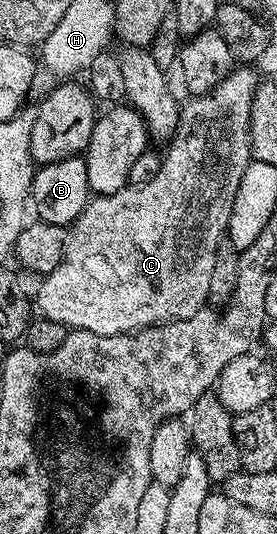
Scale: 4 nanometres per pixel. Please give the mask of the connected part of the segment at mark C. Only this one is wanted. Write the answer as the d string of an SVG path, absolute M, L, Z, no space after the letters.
M236 68L217 88L207 94L197 94L190 99L191 103L184 105L179 113L179 123L175 129L175 137L170 139L163 154L161 172L157 172L149 184L133 186L128 184L124 190L112 194L101 194L92 197L80 212L77 219L69 226L63 244L63 259L40 282L39 291L33 294L33 310L40 318L57 320L57 324L71 330L97 332L97 336L117 336L118 334L133 334L136 330L144 330L147 326L157 326L160 322L176 322L182 318L193 316L197 311L208 305L209 284L212 279L214 260L217 257L218 245L225 239L229 216L233 212L233 200L237 200L237 188L241 188L241 176L245 176L245 168L249 168L253 157L250 146L250 109L253 108L255 89L261 81L260 75L254 74L251 68Z

